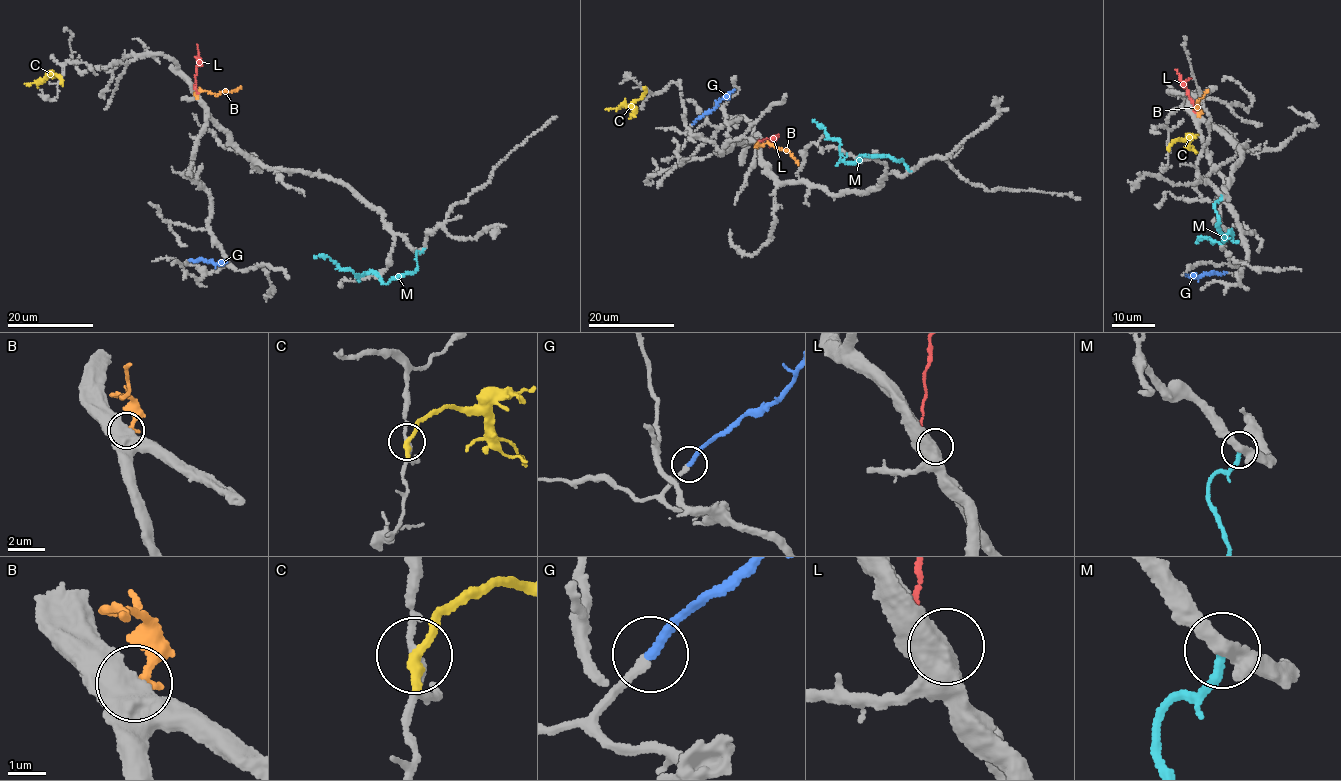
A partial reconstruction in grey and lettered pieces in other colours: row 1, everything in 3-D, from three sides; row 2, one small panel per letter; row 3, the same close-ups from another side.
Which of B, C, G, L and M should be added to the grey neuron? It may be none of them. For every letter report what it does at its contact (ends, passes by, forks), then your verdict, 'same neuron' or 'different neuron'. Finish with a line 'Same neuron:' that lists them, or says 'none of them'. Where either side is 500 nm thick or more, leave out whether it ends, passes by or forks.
B: different neuron
C: it ends there; different neuron
G: it ends there; same neuron
L: different neuron
M: it ends there; different neuron
Same neuron: G

